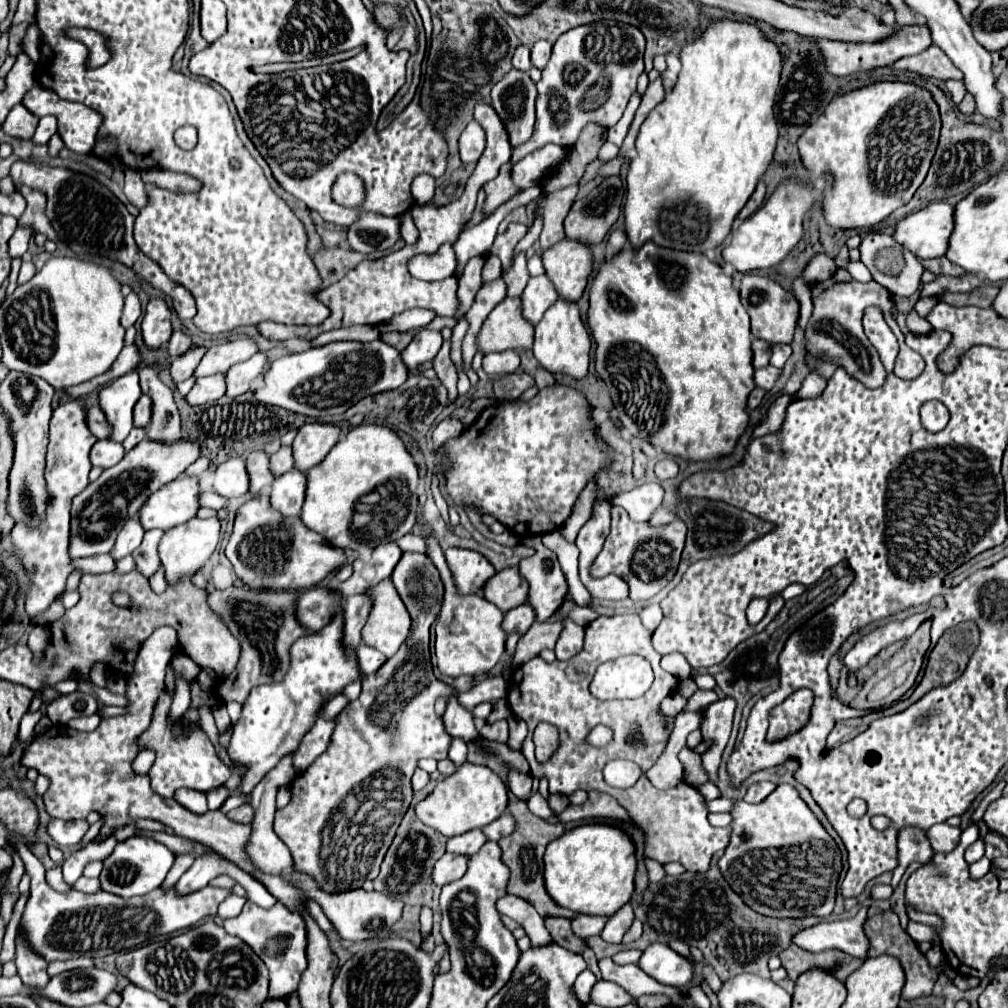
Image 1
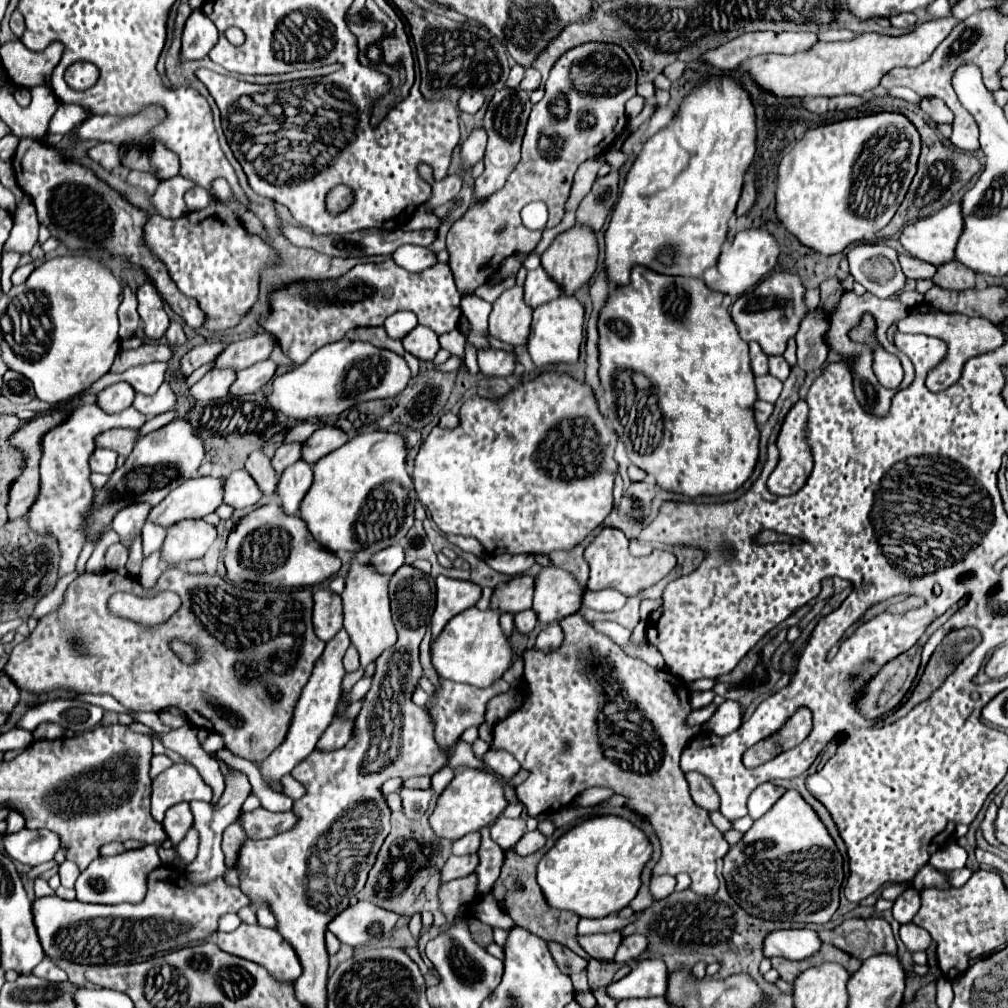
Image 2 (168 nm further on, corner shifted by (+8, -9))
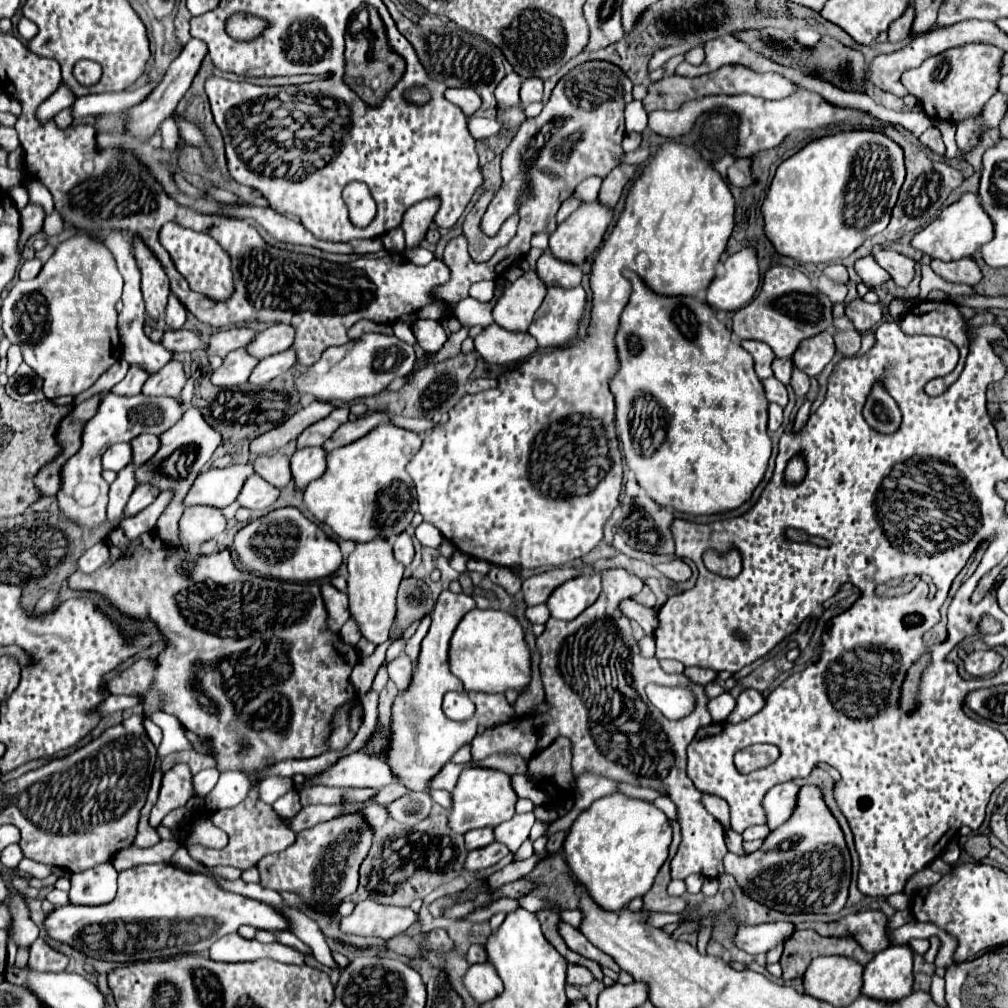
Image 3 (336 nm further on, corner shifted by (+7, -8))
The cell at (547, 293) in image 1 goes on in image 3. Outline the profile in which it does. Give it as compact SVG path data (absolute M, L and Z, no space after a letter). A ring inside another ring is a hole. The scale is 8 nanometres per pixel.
M544 252L536 264L538 276L546 282L546 286L578 286L582 280L580 266L570 262L560 262L550 252Z

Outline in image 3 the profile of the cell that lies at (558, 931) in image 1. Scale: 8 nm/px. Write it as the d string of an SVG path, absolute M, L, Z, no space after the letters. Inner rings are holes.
M568 966L568 982L574 986L588 986L594 980L590 970L584 966Z

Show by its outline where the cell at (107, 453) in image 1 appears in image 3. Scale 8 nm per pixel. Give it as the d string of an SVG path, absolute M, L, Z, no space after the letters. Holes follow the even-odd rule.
M114 444L114 446L110 446L110 450L106 450L104 456L102 456L102 466L104 466L106 470L120 472L120 470L126 468L128 464L132 464L130 444Z

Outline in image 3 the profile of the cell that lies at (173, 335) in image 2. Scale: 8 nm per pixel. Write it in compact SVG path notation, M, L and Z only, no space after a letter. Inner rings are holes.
M174 294L168 296L168 306L166 306L166 324L172 330L180 330L184 320L186 320L186 308L182 306L182 302L178 302L178 298Z

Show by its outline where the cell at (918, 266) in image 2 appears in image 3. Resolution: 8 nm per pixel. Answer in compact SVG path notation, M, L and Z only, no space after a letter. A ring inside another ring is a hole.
M874 250L872 256L876 258L876 262L886 268L886 272L890 272L890 276L898 282L898 286L908 286L910 280L914 278L914 260L908 256L898 254L896 250Z

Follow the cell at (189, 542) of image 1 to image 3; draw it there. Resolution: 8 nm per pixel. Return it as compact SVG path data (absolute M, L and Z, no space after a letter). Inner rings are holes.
M188 506L180 518L180 536L184 546L200 546L210 538L218 538L226 530L226 518L220 508Z

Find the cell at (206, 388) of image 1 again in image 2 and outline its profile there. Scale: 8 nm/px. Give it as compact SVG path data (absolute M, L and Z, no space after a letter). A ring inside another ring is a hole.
M217 369L203 375L189 391L195 401L209 401L209 399L221 399L229 393L229 385L233 383L235 371L233 369Z

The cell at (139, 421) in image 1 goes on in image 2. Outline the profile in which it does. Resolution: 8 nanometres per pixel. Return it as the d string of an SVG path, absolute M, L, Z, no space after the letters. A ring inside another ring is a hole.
M163 383L155 395L147 397L147 395L139 393L139 395L135 395L135 401L133 401L133 407L147 417L167 413L167 411L173 409L173 405L175 405L175 395L173 395L173 391L169 389L167 383Z

